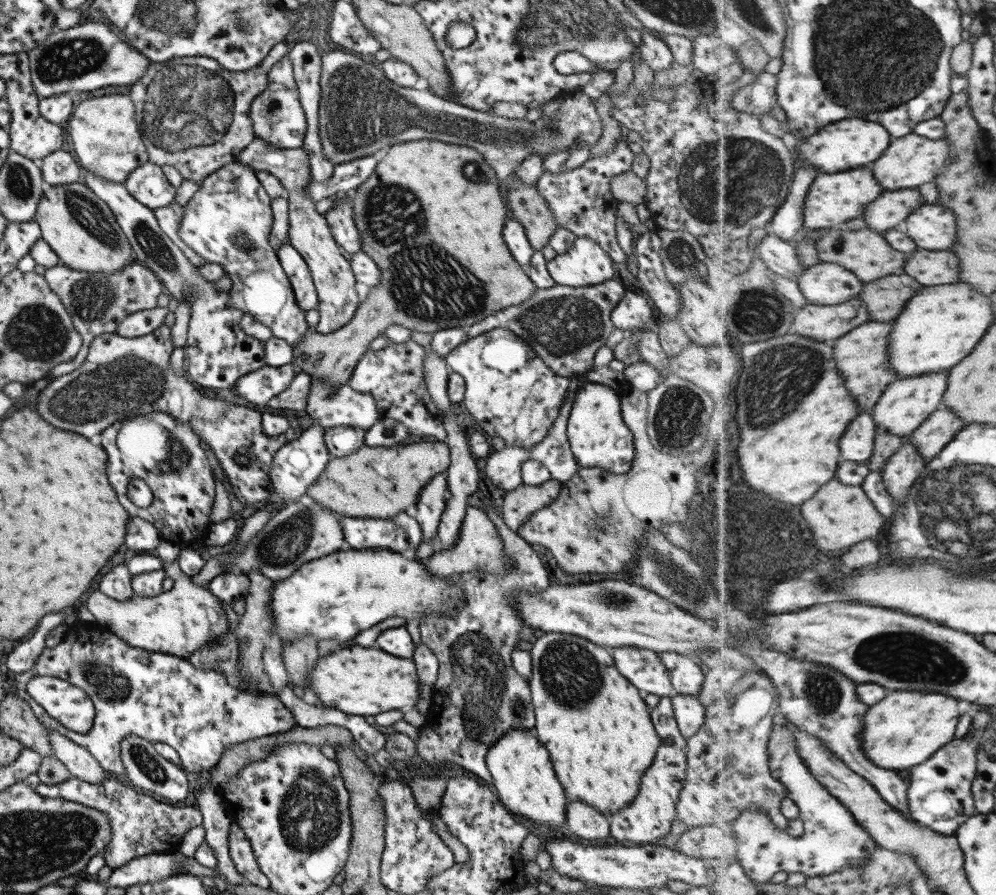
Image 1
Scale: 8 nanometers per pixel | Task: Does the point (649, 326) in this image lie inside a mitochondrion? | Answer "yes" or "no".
no

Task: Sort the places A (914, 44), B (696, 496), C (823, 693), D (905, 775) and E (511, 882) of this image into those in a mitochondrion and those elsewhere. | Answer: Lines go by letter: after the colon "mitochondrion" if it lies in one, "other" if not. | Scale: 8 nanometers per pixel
A: mitochondrion
B: other
C: mitochondrion
D: other
E: other

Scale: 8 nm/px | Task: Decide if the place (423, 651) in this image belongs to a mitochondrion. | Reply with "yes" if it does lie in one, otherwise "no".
no

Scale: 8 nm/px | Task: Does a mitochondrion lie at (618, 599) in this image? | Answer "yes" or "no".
yes

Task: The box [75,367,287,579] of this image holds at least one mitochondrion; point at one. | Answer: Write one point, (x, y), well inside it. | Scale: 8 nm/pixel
(156, 447)

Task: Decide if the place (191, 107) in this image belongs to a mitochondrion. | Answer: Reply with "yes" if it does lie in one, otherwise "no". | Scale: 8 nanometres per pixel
yes

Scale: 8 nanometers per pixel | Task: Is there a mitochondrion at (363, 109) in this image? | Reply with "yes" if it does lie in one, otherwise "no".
yes

